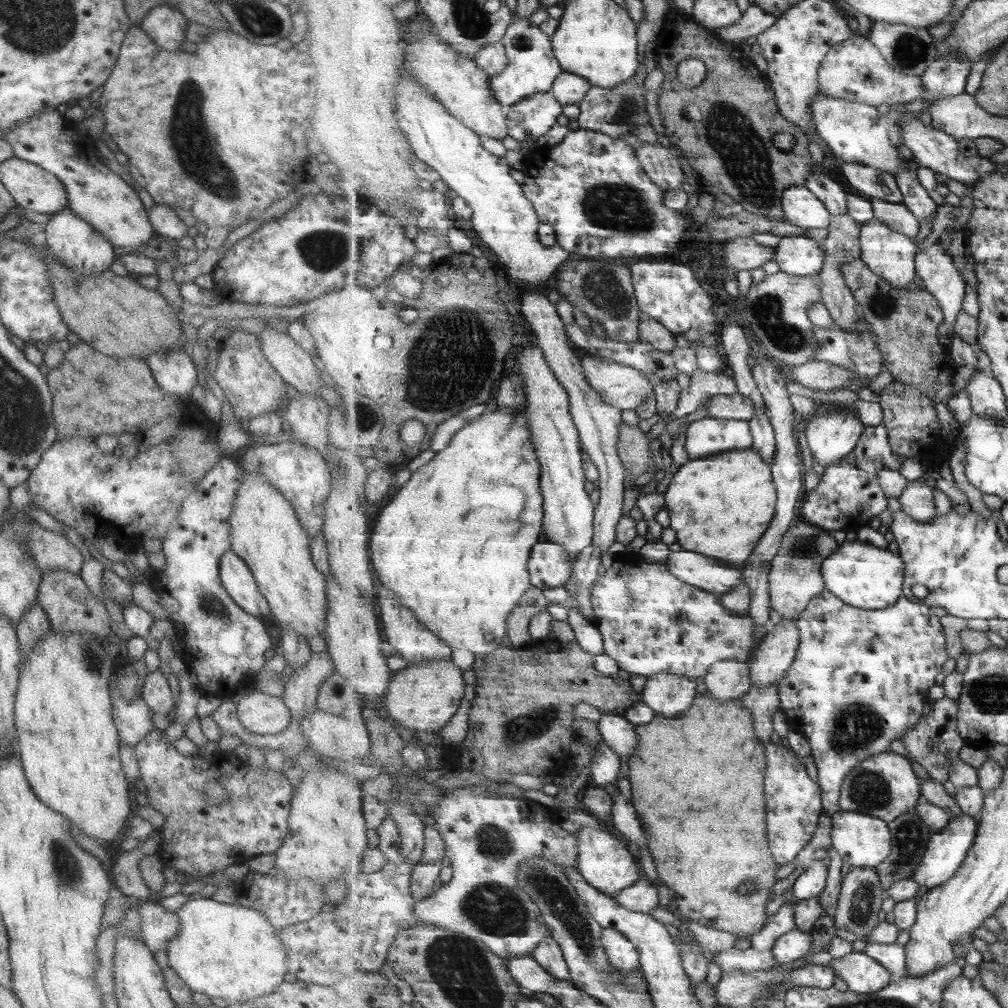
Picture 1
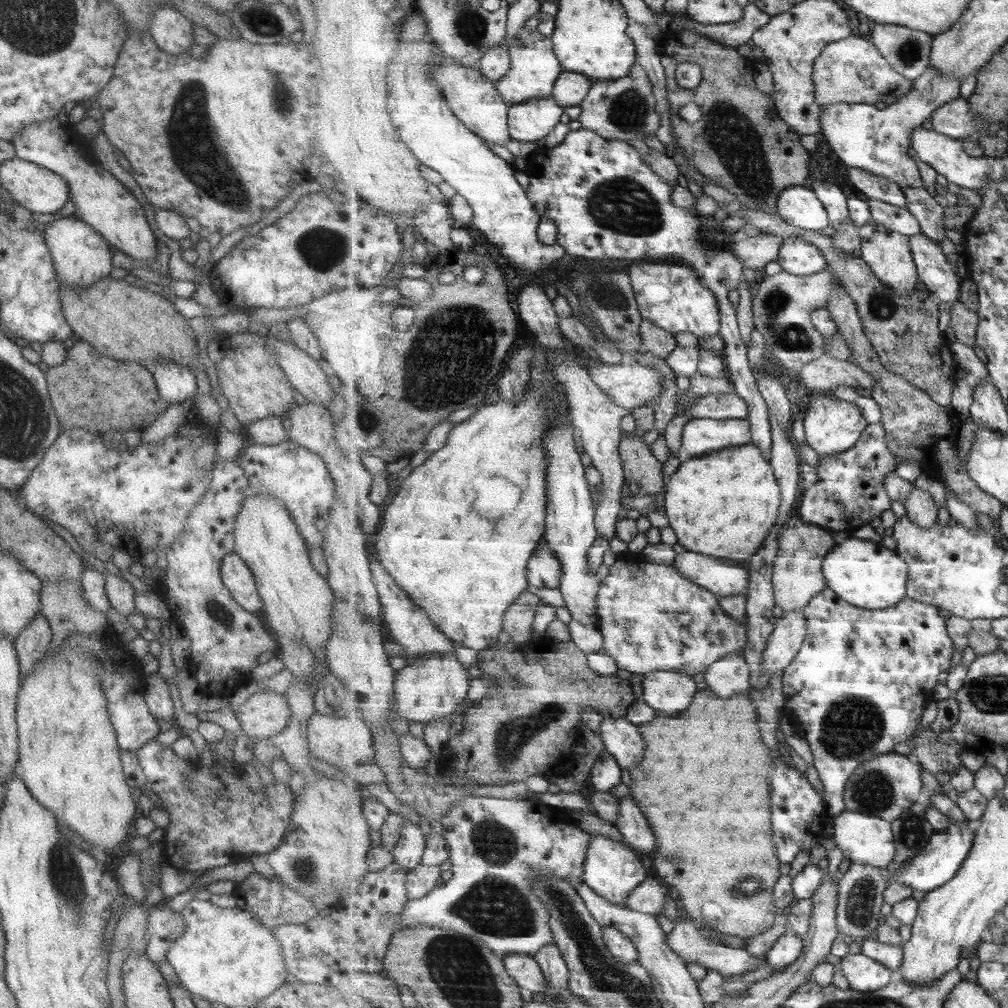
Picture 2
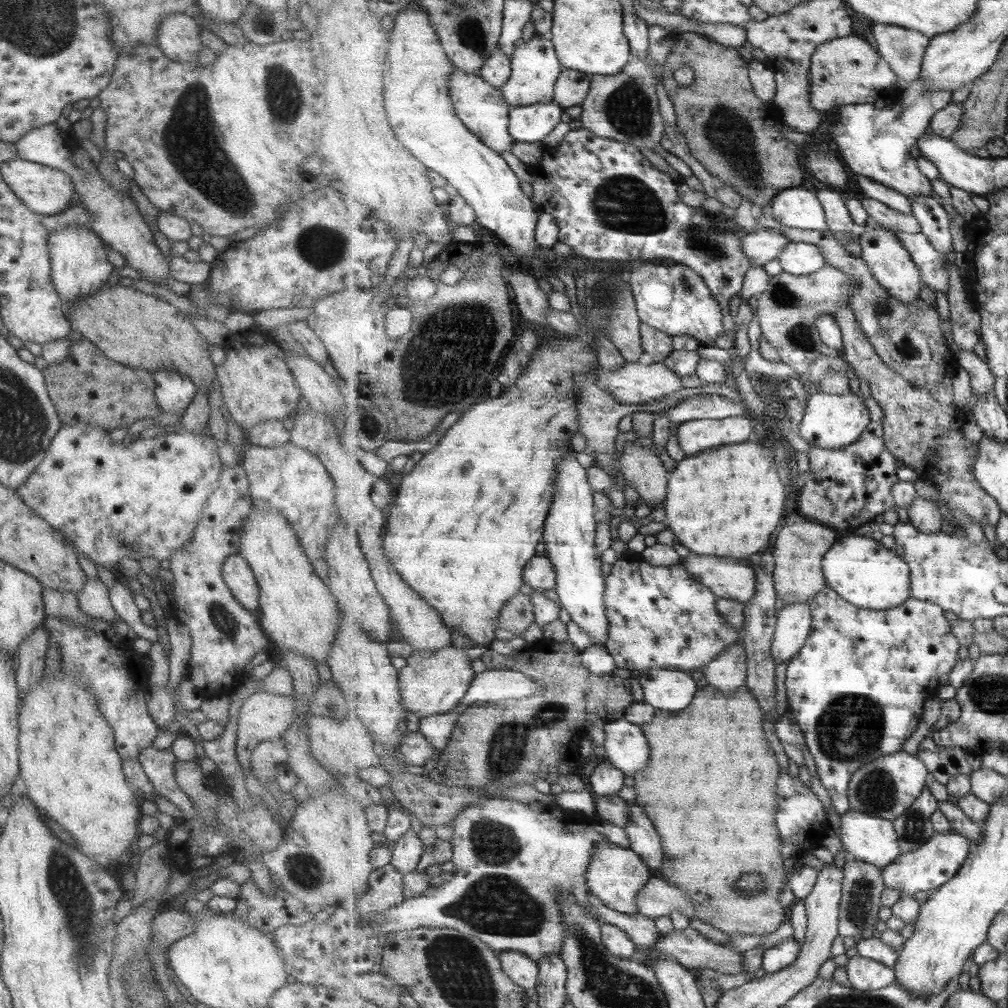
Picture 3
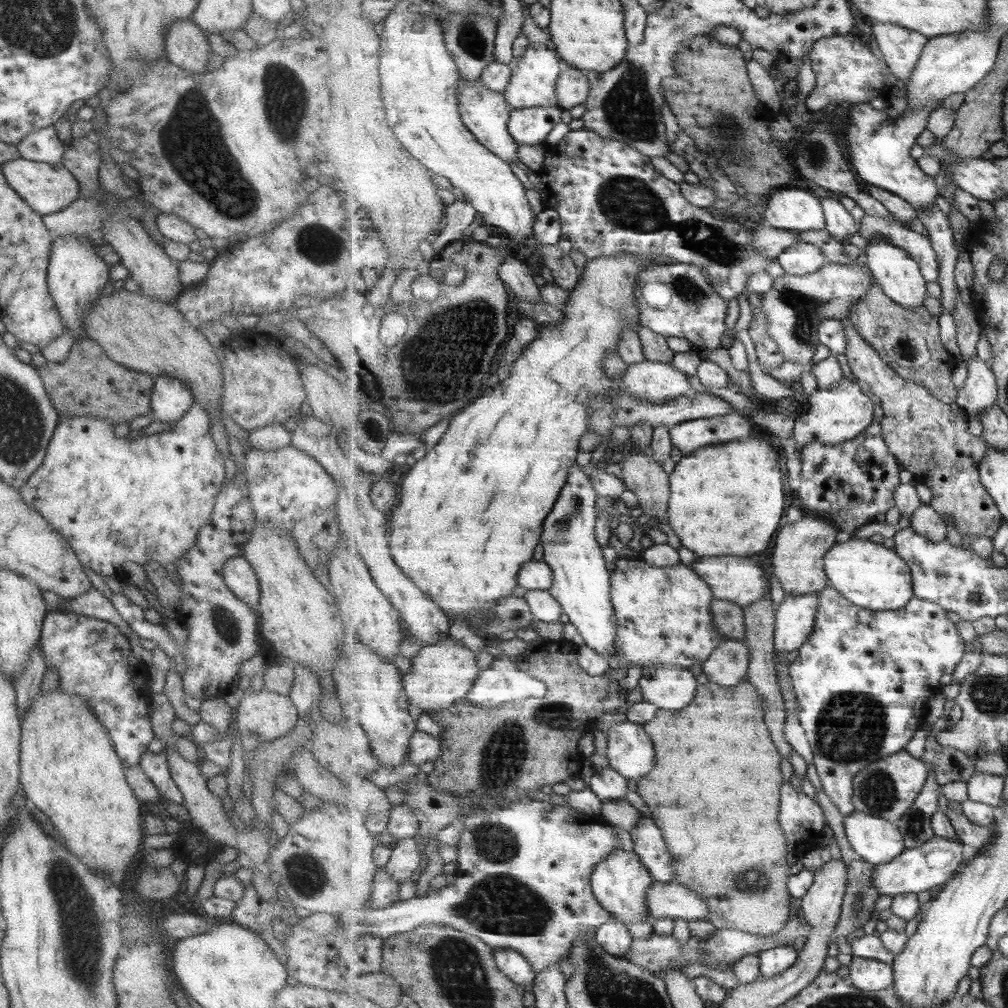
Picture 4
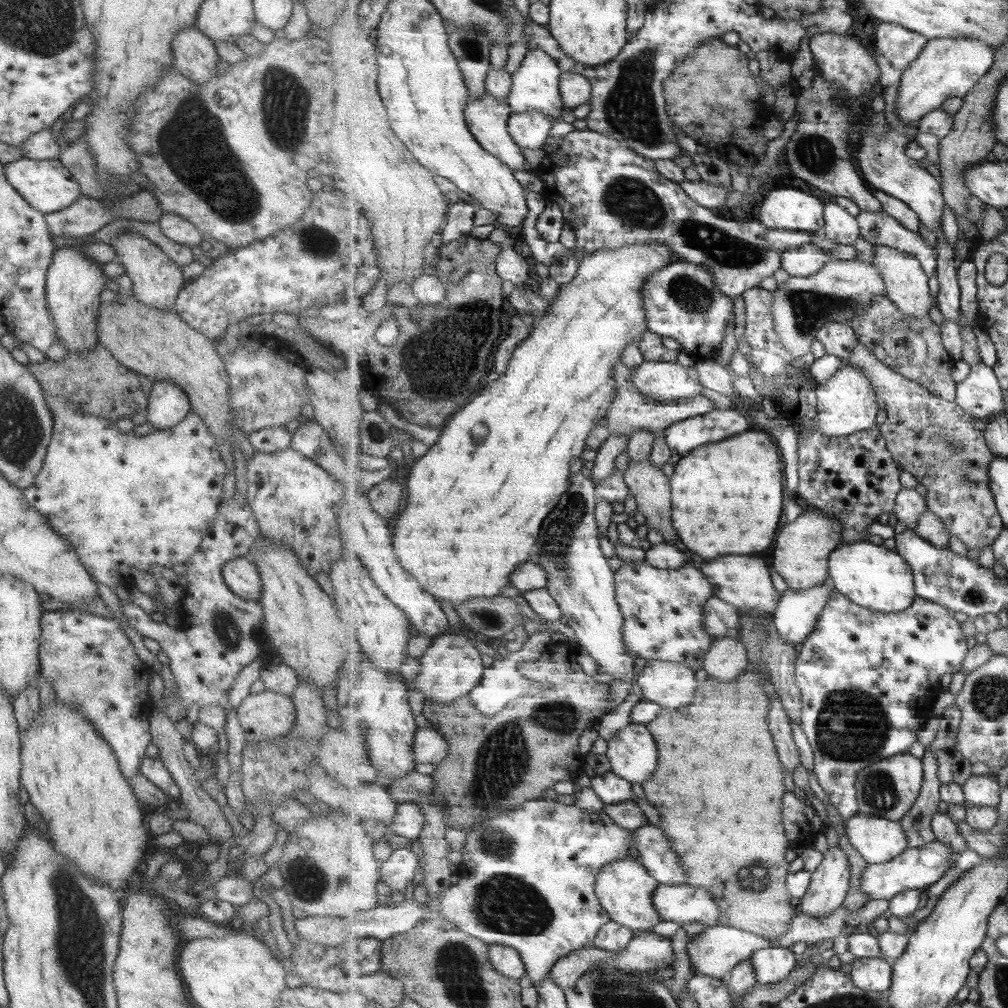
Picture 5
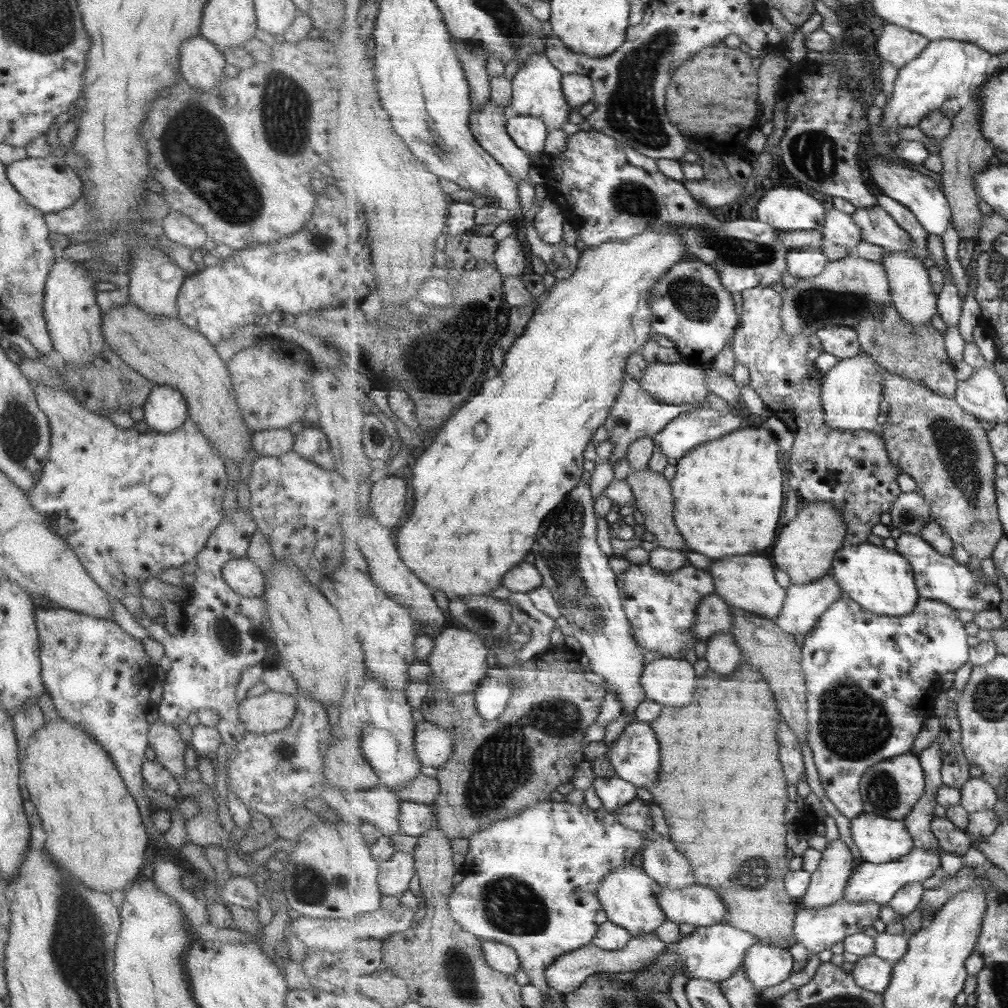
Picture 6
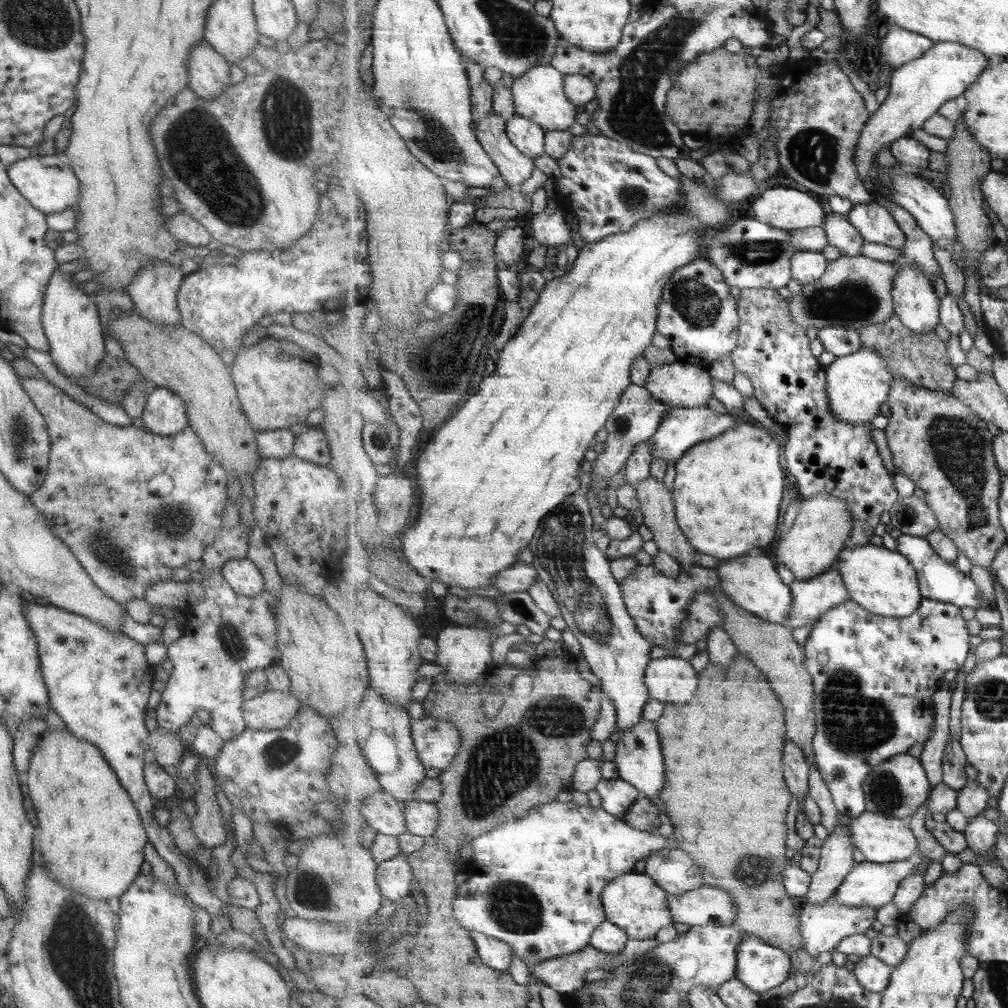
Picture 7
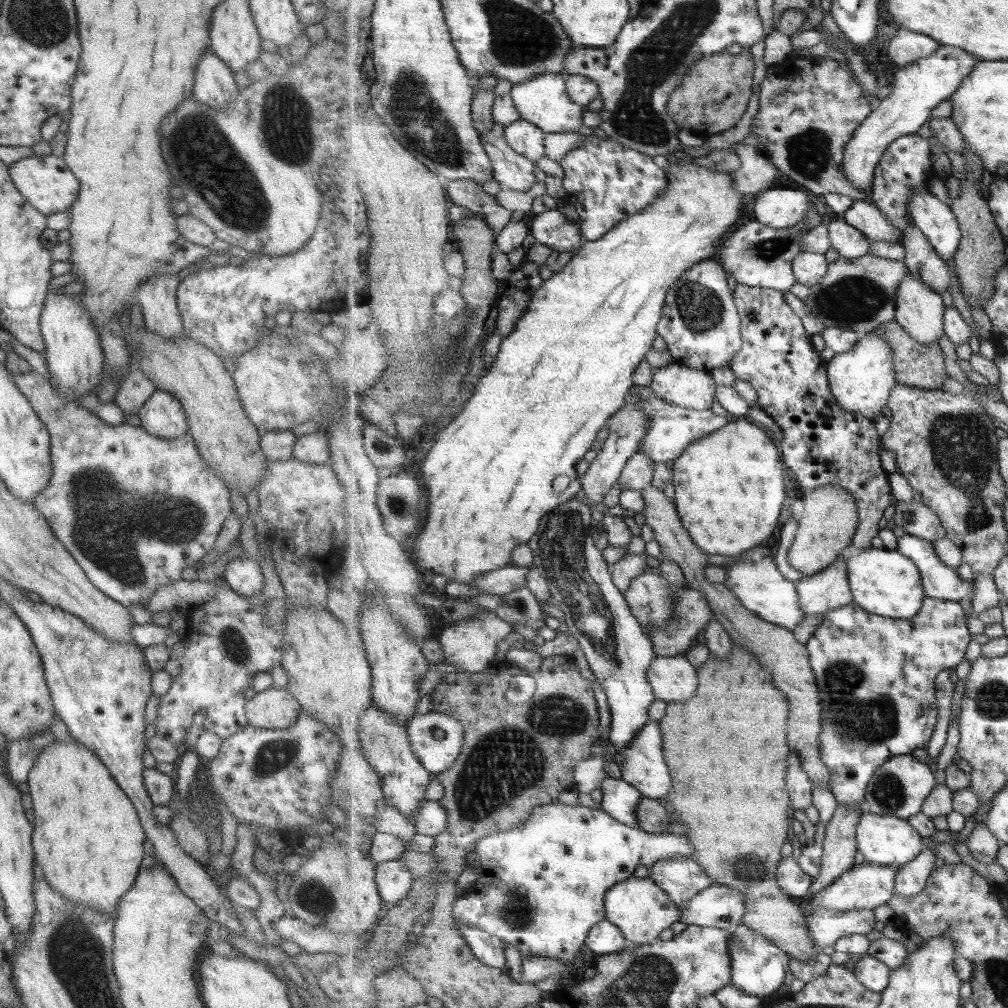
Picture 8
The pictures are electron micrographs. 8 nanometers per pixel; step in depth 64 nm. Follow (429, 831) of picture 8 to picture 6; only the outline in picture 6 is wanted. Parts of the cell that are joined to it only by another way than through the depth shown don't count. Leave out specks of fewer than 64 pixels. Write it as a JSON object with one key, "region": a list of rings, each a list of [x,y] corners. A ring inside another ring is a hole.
{"region":[[[402,802],[402,831],[409,836],[420,837],[427,834],[436,818],[434,805]]]}

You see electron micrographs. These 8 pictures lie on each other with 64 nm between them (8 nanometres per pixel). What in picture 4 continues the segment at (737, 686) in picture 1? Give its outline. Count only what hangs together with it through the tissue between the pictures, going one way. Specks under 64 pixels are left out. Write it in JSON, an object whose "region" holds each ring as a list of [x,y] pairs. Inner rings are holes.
{"region":[[[725,639],[702,666],[711,682],[737,686],[748,676],[751,654],[744,640]]]}

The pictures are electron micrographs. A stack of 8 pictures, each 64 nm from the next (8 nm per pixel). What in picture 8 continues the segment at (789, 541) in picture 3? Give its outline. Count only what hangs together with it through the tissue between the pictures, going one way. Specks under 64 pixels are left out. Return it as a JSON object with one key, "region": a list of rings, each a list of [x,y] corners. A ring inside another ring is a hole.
{"region":[[[837,485],[820,486],[802,496],[804,511],[795,538],[789,546],[787,561],[801,576],[823,572],[843,557],[859,529],[859,510],[852,492]]]}

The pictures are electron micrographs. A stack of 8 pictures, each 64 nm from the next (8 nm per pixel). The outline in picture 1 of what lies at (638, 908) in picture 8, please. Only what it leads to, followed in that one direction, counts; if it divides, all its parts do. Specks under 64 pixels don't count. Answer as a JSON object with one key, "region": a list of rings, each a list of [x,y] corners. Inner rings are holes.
{"region":[[[581,827],[579,843],[579,871],[586,878],[586,881],[594,886],[601,893],[616,898],[626,888],[633,886],[642,879],[641,866],[637,866],[638,859],[632,849],[629,849],[608,831],[590,827]]]}

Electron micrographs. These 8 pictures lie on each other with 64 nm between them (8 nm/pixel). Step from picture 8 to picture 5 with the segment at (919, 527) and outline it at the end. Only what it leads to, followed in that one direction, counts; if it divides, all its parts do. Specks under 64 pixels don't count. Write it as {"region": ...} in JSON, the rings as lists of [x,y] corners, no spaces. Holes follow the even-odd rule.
{"region":[[[903,488],[896,498],[896,507],[894,509],[895,517],[899,525],[915,531],[921,516],[928,510],[926,498],[919,495],[914,488]]]}

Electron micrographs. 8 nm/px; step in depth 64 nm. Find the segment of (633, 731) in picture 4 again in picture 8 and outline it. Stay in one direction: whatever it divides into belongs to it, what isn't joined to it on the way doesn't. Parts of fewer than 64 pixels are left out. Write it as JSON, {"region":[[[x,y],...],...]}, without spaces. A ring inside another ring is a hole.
{"region":[[[650,721],[647,726],[638,732],[629,748],[622,750],[624,763],[621,764],[622,779],[626,780],[643,794],[643,797],[659,800],[666,799],[673,790],[673,778],[663,754],[663,731],[660,721]]]}

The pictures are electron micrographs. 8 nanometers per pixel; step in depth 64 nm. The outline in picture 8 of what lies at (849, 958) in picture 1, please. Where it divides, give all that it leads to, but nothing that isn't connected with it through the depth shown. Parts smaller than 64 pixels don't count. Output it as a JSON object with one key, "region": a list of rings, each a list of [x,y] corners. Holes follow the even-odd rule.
{"region":[[[865,954],[855,961],[854,973],[868,990],[882,994],[890,985],[894,970],[878,958]]]}

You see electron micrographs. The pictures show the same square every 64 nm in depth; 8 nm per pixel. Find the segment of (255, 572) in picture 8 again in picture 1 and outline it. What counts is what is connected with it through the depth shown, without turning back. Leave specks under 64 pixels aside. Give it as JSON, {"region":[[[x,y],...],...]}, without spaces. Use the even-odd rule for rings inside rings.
{"region":[[[227,550],[219,560],[219,579],[223,589],[239,608],[253,616],[271,615],[249,567],[231,550]]]}

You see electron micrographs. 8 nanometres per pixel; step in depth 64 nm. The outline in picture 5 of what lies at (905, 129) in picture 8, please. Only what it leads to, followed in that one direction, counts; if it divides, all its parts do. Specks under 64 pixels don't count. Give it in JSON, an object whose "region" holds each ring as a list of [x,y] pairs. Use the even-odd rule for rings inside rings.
{"region":[[[937,38],[927,44],[927,47],[921,52],[917,61],[909,70],[902,74],[902,80],[898,88],[898,97],[896,103],[896,112],[898,118],[905,124],[919,122],[923,116],[927,116],[933,110],[942,109],[943,104],[952,97],[964,98],[971,93],[982,79],[991,71],[996,60],[995,48],[971,38]]]}

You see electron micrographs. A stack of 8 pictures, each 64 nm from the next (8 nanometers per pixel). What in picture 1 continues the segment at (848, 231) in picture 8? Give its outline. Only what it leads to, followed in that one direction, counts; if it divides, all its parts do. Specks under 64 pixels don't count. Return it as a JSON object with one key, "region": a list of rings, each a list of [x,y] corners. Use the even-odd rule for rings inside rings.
{"region":[[[813,174],[807,180],[806,187],[826,204],[832,216],[846,214],[849,194],[843,192],[839,182],[825,174]]]}

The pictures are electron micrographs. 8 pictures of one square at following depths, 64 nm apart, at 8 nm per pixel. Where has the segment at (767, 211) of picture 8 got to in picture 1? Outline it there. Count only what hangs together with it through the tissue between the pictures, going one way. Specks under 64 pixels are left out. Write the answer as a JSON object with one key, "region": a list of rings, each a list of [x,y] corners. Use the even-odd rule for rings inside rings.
{"region":[[[793,186],[782,196],[782,207],[789,224],[801,228],[830,228],[833,219],[826,204],[804,186]]]}

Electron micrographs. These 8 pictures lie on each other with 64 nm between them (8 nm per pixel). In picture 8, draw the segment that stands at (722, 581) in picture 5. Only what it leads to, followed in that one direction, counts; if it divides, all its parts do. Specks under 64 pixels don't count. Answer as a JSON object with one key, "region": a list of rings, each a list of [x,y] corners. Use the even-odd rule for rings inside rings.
{"region":[[[763,558],[760,562],[739,560],[726,568],[728,570],[726,586],[749,610],[762,619],[775,623],[777,626],[787,627],[789,630],[795,630],[805,620],[806,612],[802,607],[797,583],[789,582],[779,572],[774,560],[767,558]]]}

